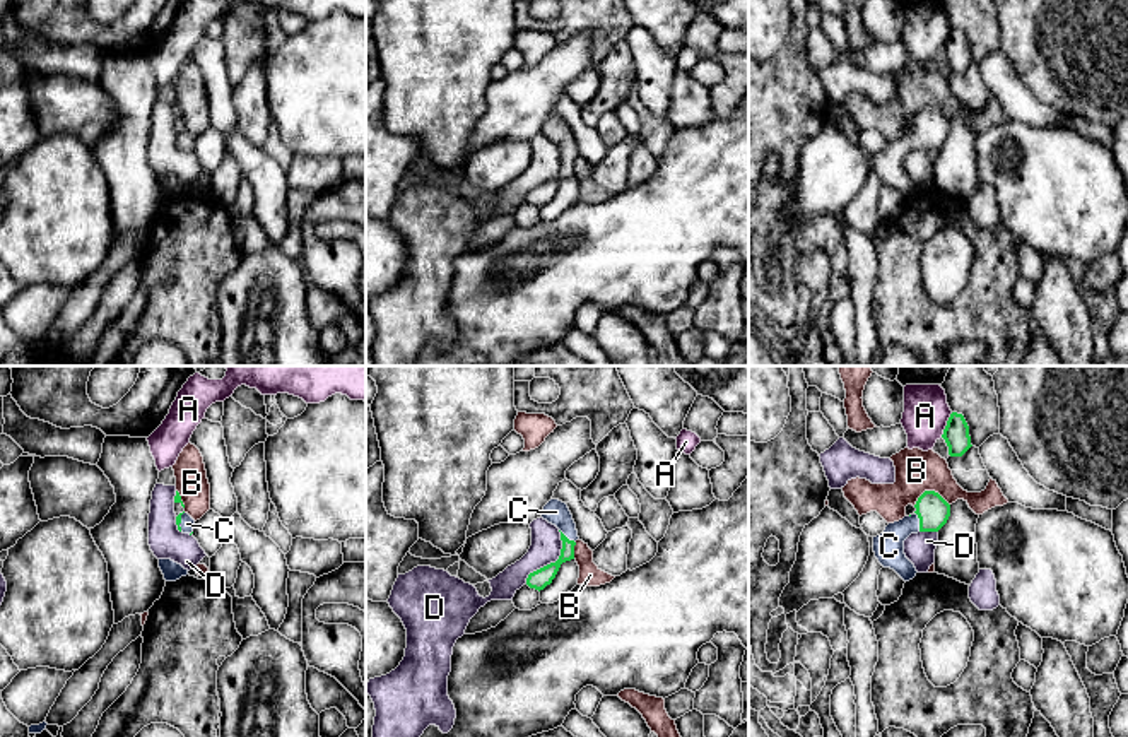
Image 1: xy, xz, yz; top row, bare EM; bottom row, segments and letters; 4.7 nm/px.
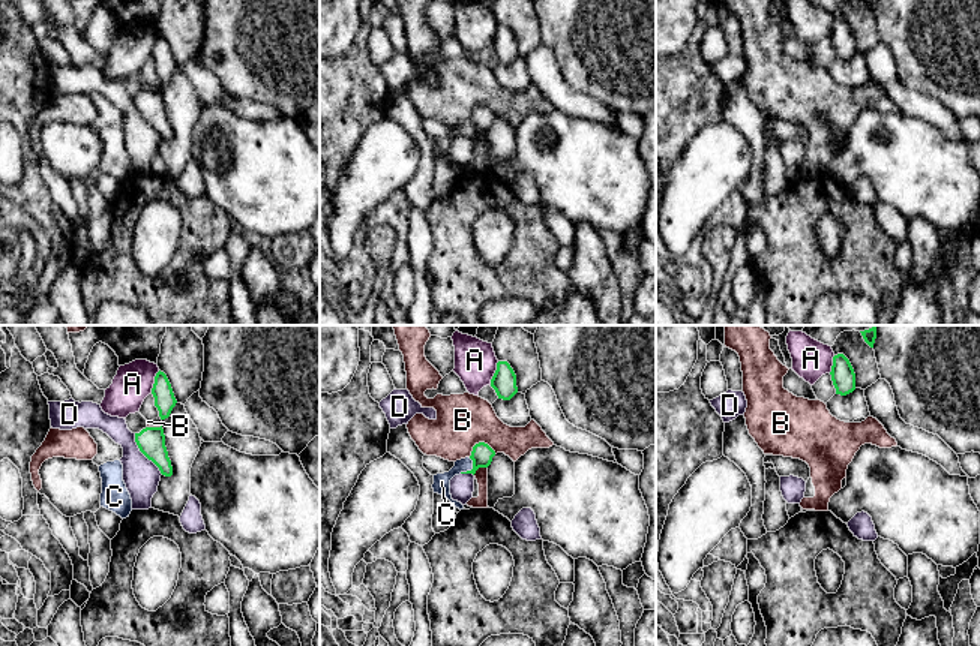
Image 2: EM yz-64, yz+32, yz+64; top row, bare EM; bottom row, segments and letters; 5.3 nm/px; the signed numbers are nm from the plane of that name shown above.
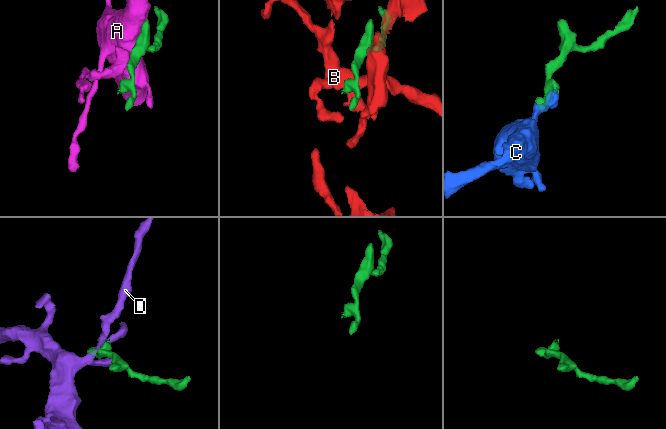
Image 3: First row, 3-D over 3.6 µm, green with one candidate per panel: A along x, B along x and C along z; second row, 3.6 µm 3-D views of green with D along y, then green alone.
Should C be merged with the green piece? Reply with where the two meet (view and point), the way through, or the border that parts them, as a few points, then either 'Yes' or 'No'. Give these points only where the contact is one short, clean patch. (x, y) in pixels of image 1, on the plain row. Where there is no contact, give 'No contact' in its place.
Touches green at yz (920, 139). Path across: yz (932, 127), (920, 139), (910, 141), (889, 163). Yes

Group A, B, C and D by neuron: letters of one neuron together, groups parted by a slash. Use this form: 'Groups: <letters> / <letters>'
Groups: A / B / C / D

